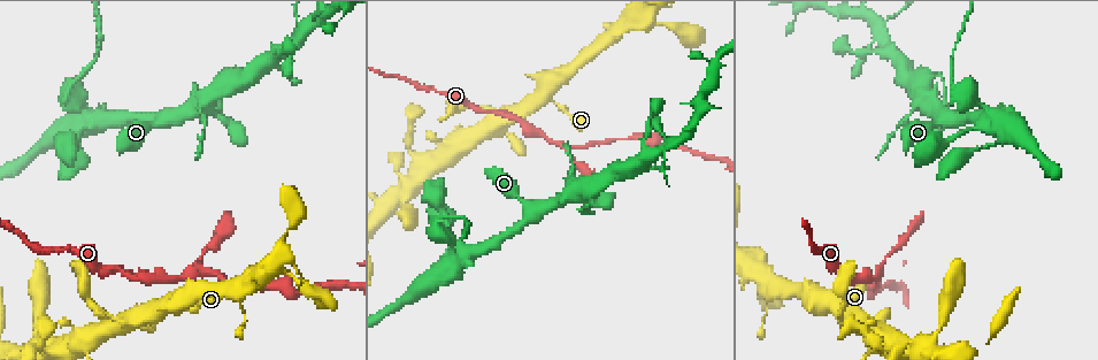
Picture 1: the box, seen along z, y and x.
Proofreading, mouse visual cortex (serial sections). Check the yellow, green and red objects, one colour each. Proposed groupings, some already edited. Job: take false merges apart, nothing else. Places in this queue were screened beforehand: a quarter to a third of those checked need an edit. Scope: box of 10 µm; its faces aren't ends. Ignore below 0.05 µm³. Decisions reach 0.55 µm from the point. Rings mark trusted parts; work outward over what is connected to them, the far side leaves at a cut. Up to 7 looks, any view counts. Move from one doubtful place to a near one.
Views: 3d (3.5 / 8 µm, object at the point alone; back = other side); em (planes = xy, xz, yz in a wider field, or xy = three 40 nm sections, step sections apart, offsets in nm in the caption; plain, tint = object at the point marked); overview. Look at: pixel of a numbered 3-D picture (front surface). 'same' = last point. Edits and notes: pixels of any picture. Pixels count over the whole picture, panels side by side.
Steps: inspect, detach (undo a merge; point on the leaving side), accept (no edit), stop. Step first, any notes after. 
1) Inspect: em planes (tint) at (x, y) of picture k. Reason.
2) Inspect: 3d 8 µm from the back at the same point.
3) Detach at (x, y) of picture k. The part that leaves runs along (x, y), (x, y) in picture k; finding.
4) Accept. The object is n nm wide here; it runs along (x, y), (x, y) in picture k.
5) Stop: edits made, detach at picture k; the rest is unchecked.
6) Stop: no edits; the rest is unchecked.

Inspect: 3d 8 µm at (126, 324) of picture 1. Four-way junction.

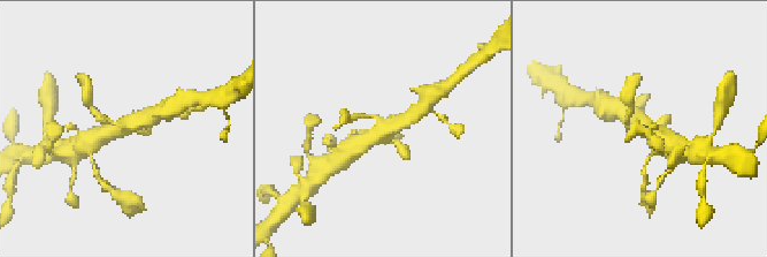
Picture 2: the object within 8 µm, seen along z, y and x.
Inspect: 3d 3.5 µm at the same point. Closer look.

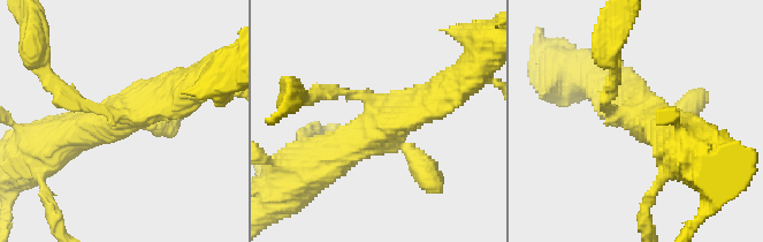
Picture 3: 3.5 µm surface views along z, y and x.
Inspect: em xy step 2 (tint) at (117, 117) of picture 3.

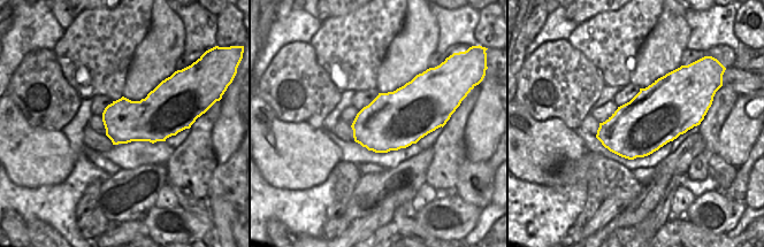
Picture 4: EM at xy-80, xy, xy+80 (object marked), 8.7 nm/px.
Accept. 4 arms meet here; it runs along (449, 87), (325, 160) in picture 3; all the same cell.

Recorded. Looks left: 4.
Inspect: 3d 3.5 µm at (192, 274) of picture 1. Branch point.

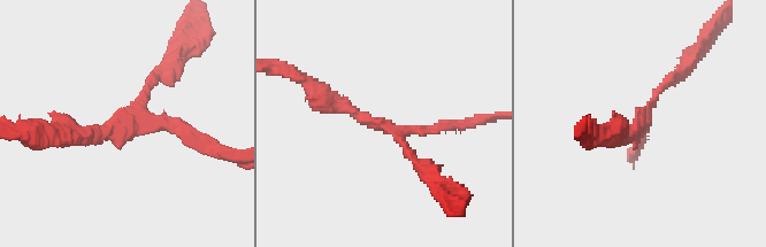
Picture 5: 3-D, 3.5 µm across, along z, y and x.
Inspect: em xy step 1 (plain) at (381, 124) of picture 5.

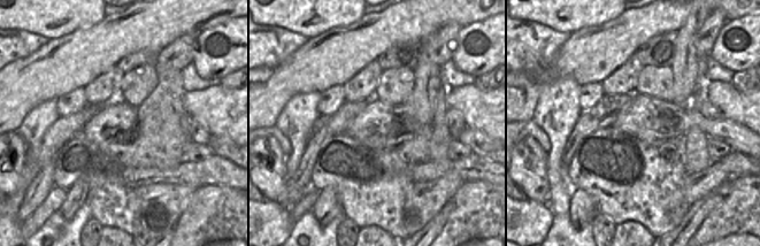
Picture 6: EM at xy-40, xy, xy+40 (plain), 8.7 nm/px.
Inspect: em xy step 1 (tint) at the same point.

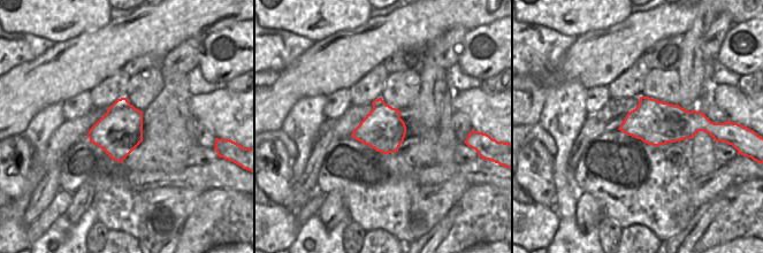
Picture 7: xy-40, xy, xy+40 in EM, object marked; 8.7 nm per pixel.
Accept. The arms are 150, 150, 300 nm wide; it runs along (316, 92), (393, 130), (453, 124) in picture 5; one cell here.

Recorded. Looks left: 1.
Stop: no edits; the rest is unchecked.

